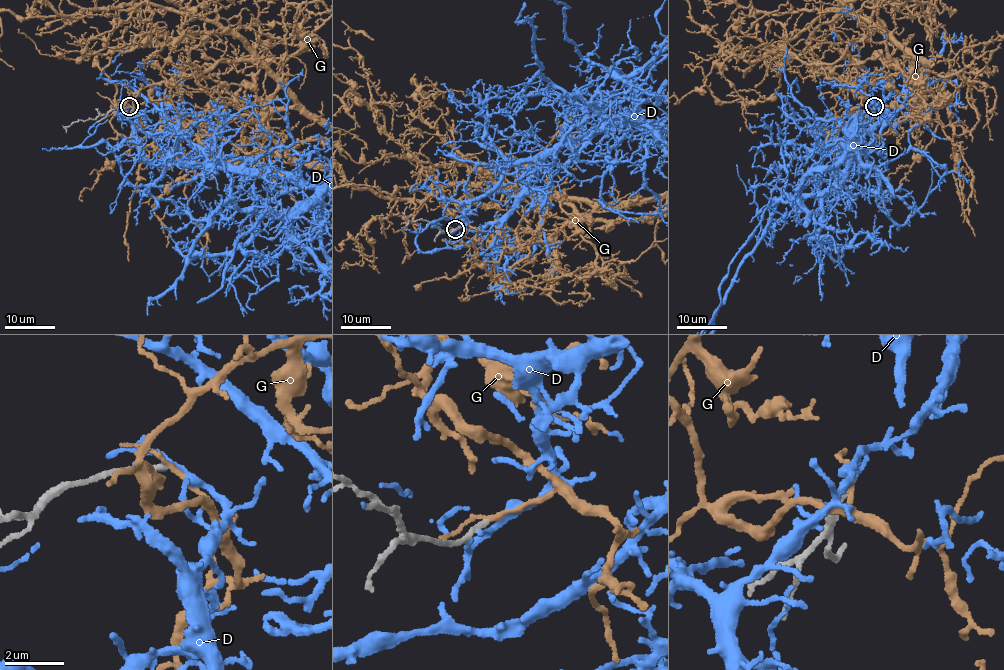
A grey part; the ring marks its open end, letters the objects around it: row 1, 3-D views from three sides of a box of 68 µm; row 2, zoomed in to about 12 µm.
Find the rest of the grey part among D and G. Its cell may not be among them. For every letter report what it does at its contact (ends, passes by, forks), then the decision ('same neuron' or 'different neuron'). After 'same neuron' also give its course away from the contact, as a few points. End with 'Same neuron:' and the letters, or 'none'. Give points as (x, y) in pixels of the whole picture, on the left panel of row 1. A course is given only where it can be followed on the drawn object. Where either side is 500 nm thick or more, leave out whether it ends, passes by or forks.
D: it passes by | different neuron
G: it passes by | different neuron
Same neuron: none

